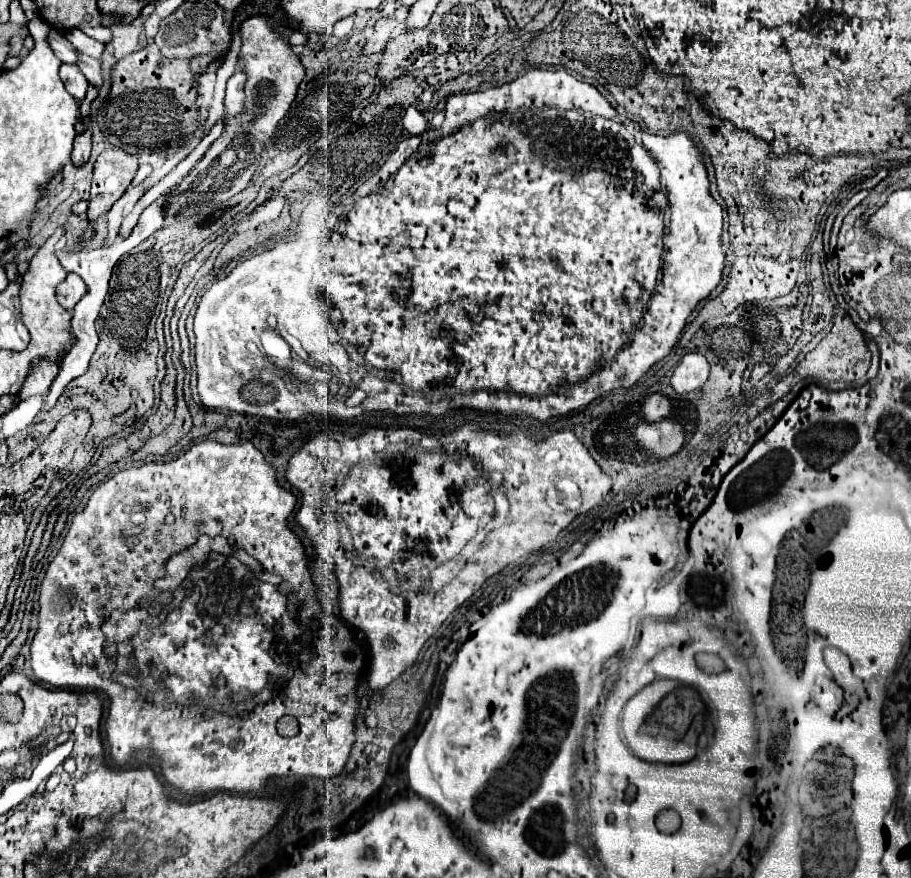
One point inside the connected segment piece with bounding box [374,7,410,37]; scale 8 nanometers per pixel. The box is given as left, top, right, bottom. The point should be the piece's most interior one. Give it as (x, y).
(385, 27)

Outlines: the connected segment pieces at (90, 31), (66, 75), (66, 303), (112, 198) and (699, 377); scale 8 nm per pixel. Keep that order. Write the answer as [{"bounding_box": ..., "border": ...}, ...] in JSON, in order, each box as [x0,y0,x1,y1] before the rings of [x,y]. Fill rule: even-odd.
[{"bounding_box":[80,27,112,43],"border":[[[80,27],[88,37],[92,37],[92,39],[96,39],[96,41],[100,41],[100,43],[110,43],[112,41],[112,31],[110,31],[110,27]]]},{"bounding_box":[60,65,88,101],"border":[[[62,65],[60,67],[60,79],[64,81],[68,93],[74,95],[74,99],[82,101],[86,97],[86,89],[88,89],[88,81],[82,75],[82,71],[76,65]]]},{"bounding_box":[56,273,88,311],"border":[[[70,273],[70,275],[58,285],[58,289],[56,289],[58,303],[60,303],[64,309],[68,309],[68,311],[72,311],[74,305],[76,305],[86,293],[88,293],[88,287],[86,287],[84,279],[80,279],[80,275],[76,275],[76,273]]]},{"bounding_box":[86,149,138,221],"border":[[[114,149],[114,151],[104,151],[96,159],[90,205],[86,213],[90,221],[108,213],[108,209],[124,195],[124,191],[128,189],[138,169],[136,155],[128,155],[122,149]],[[114,151],[120,151],[120,153],[114,153]]]},{"bounding_box":[670,353,710,393],"border":[[[688,353],[682,357],[680,365],[674,369],[670,383],[676,393],[692,393],[708,381],[710,365],[704,355],[700,353]]]}]

